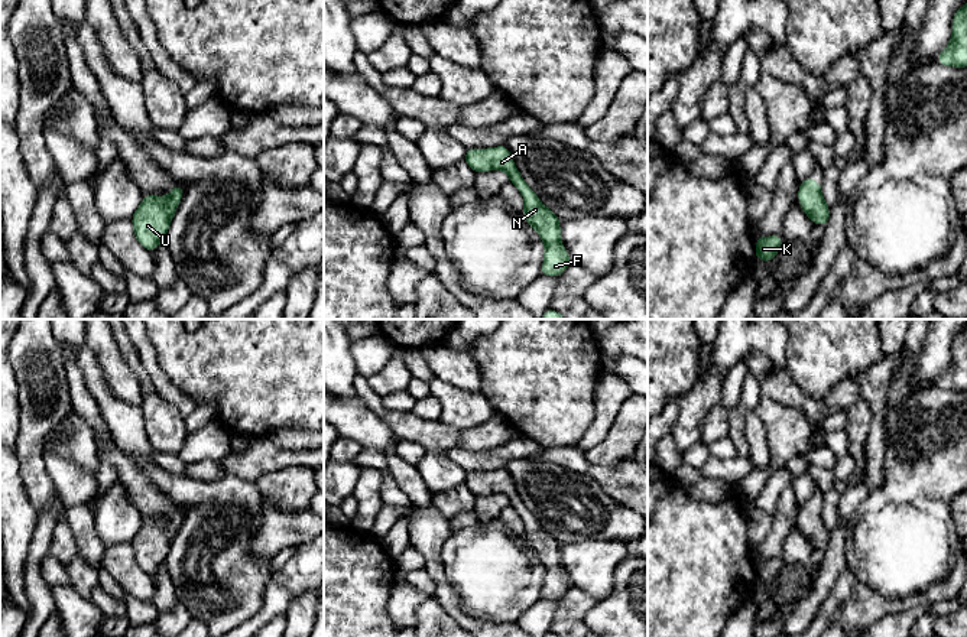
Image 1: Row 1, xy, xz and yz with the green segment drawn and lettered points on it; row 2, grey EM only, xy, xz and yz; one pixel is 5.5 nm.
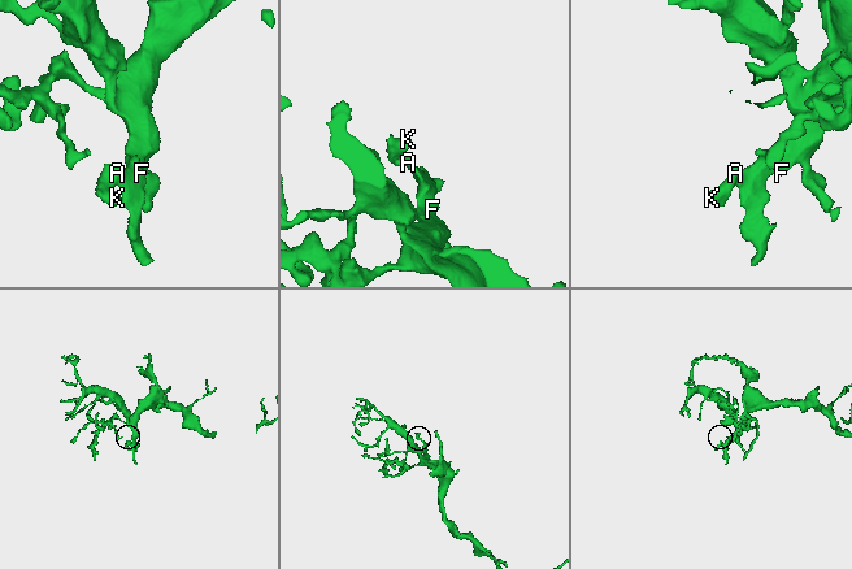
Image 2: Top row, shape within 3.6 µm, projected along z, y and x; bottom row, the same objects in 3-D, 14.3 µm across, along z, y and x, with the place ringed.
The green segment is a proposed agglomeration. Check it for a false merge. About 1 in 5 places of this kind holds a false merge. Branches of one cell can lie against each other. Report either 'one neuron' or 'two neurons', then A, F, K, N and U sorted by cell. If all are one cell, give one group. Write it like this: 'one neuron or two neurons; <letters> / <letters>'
one neuron; A F K N U

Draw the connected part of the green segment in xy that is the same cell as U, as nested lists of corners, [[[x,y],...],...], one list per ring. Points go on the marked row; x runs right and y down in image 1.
[[[176,185],[165,198],[156,195],[143,196],[142,204],[132,217],[134,235],[150,253],[166,237],[176,205],[182,199],[184,188]]]

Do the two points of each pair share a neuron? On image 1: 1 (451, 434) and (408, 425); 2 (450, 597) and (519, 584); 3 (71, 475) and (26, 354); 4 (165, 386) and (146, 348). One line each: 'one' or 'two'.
1: one
2: two
3: two
4: one

